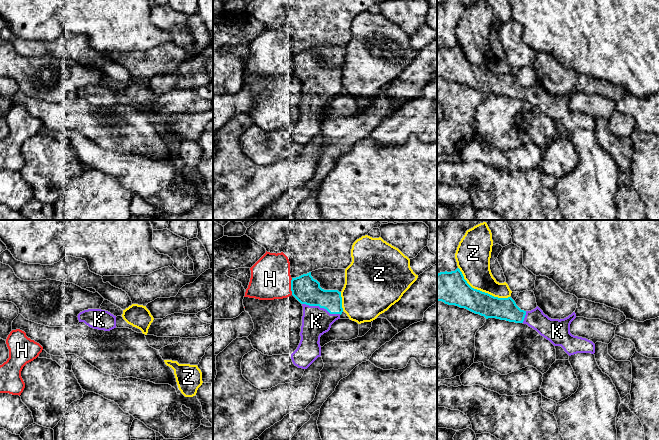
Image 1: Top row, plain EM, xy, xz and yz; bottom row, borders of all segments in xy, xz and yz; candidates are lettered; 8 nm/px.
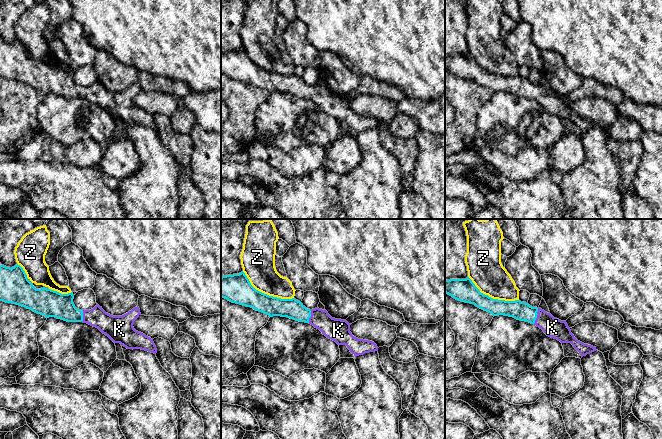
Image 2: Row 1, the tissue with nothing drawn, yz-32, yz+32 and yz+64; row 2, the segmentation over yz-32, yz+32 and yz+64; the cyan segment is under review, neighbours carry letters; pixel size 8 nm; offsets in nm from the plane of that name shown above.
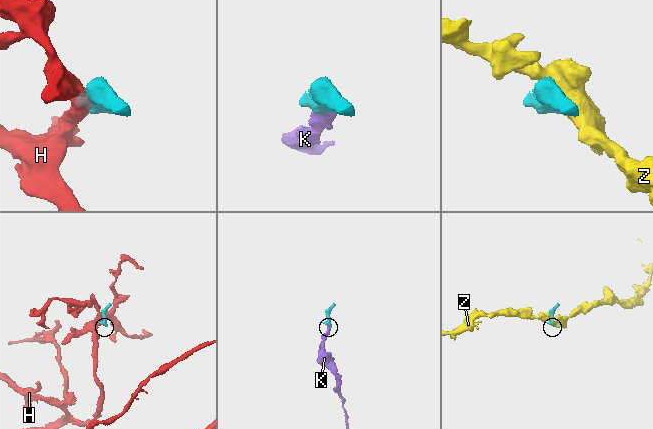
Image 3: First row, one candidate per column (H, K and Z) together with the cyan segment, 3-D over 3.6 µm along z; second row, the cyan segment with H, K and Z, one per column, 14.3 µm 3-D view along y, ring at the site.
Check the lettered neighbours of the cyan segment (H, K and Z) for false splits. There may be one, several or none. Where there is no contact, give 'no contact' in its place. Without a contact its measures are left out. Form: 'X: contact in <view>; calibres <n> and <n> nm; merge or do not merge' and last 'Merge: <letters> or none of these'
H: contact in xz; calibres 220 and 320 nm; do not merge
K: contact in xz; calibres 220 and 240 nm; merge
Z: contact in yz; calibres 260 and 260 nm; do not merge
Merge: K

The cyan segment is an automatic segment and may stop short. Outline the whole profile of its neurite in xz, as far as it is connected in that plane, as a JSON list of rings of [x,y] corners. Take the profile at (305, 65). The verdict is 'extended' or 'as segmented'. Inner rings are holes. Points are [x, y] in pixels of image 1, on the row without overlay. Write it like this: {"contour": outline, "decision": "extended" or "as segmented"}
{"contour": [[[311,48],[292,54],[291,67],[303,82],[301,116],[291,135],[298,144],[307,145],[321,132],[320,113],[340,95],[341,68],[322,65]]], "decision": "extended"}

